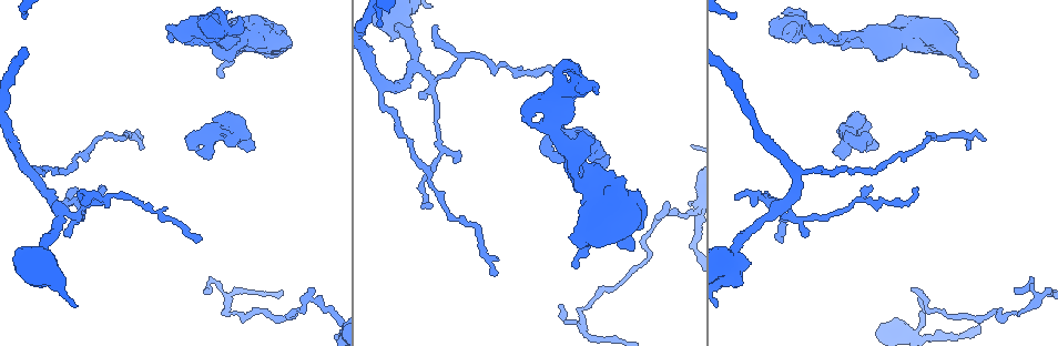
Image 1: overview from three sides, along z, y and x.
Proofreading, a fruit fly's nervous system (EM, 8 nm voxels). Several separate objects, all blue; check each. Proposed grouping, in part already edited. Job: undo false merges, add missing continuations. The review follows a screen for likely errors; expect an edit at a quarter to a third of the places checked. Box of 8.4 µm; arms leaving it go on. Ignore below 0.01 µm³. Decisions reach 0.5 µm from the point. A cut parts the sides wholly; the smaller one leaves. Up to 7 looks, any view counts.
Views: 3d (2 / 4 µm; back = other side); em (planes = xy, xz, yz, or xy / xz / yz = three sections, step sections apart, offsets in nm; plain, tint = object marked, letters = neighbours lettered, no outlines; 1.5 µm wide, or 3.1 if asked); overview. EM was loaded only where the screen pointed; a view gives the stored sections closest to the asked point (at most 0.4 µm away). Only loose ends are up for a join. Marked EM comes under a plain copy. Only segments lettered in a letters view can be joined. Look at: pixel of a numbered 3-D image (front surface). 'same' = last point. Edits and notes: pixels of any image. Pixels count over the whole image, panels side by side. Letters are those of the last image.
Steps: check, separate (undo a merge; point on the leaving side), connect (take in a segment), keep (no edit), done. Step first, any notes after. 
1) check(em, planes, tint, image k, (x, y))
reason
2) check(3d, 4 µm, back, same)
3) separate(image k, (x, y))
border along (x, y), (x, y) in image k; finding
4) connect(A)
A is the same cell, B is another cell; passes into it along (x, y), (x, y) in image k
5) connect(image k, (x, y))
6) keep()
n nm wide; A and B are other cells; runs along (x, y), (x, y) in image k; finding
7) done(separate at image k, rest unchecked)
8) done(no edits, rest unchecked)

check(3d, 4 µm, image 1, (205, 291))
thin end

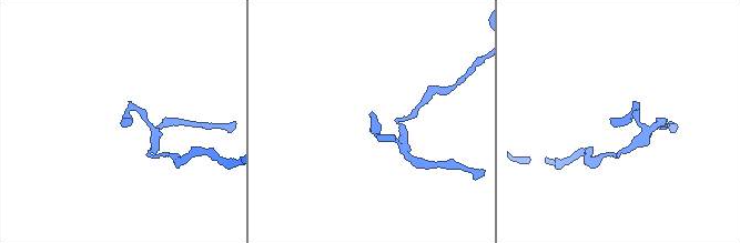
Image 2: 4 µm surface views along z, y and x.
check(em, yz, step 4, letters, image 2, (369, 115))
now the EM

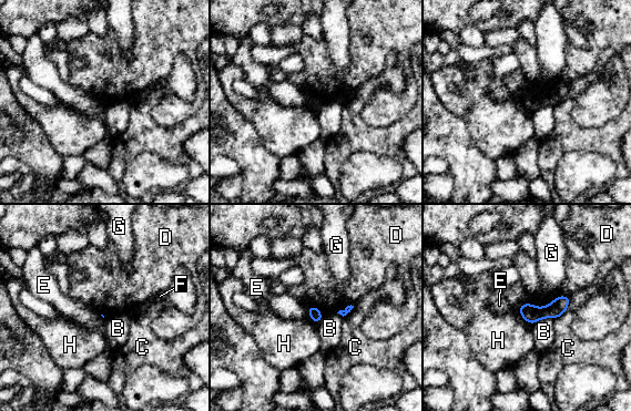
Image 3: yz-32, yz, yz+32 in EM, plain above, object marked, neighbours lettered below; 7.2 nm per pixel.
keep()
B, C, D, E, F, G and H are other cells; border along (569, 296), (543, 306), (526, 304) in image 3; none of them fits

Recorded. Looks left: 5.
check(em, planes, letters, image 1, (200, 240))
end of a long branch

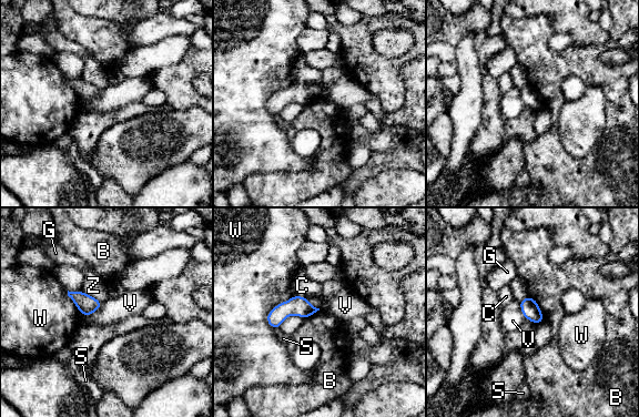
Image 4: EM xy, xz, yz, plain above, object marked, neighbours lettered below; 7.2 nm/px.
keep()
100 nm wide; B, C, G, S, V, W and Z are other cells; border along (102, 302), (88, 316) in image 4; none of them fits

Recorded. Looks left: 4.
check(em, xz, step 4, letters, image 1, (456, 162))
tapers out

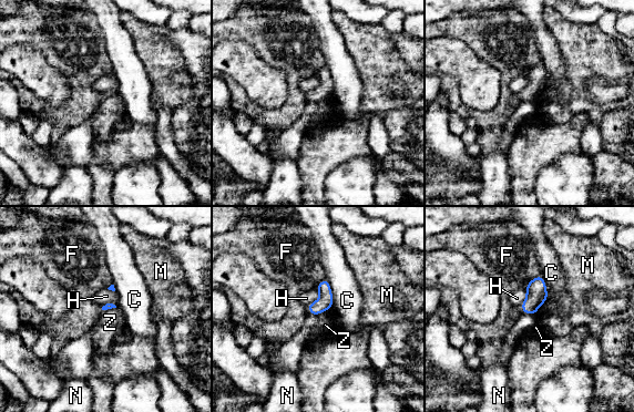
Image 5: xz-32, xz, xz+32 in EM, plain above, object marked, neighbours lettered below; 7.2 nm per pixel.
keep()
C, F, H, M, N and Z are other cells; border along (548, 298), (533, 315) in image 5; no lettered segment goes on from it

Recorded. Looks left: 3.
done(no edits, rest unchecked)

